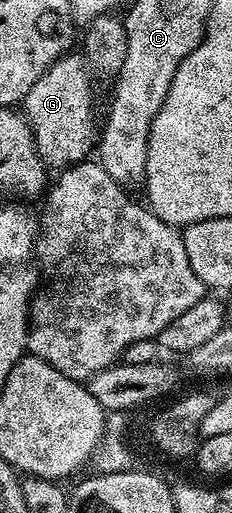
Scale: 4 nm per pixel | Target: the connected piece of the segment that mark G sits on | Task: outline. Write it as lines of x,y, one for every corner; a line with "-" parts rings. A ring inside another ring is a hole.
72,55
57,58
46,74
30,86
22,101
22,111
36,139
36,153
49,169
63,170
80,161
87,161
98,144
96,108
92,105
94,76
83,55

